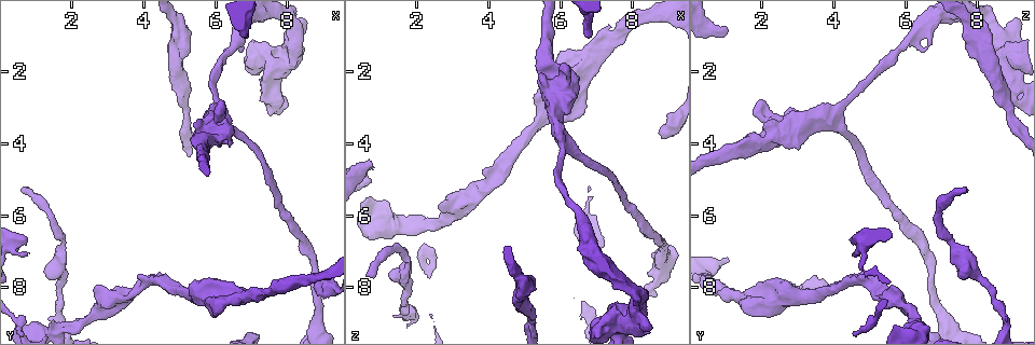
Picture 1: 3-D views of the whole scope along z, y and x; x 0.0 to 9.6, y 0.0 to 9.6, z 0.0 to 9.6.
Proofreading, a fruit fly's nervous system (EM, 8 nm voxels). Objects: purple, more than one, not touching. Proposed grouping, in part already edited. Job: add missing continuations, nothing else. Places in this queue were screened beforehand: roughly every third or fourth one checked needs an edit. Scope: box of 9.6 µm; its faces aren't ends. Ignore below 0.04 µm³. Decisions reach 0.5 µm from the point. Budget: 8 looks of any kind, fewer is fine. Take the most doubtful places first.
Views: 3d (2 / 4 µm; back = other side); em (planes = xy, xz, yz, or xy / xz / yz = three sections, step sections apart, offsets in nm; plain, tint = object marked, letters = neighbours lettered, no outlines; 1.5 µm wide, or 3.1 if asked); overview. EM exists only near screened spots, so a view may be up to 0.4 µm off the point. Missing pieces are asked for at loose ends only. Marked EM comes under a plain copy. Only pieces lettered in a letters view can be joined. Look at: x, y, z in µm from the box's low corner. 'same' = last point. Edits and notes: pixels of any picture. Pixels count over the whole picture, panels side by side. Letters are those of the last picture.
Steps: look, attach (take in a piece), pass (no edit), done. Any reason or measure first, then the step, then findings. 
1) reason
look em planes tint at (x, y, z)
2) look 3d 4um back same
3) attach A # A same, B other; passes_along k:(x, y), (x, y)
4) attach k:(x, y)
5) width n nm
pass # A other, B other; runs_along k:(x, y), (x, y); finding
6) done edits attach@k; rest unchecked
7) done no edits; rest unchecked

look 3d 2um at (0.60, 5.25, 7.70)

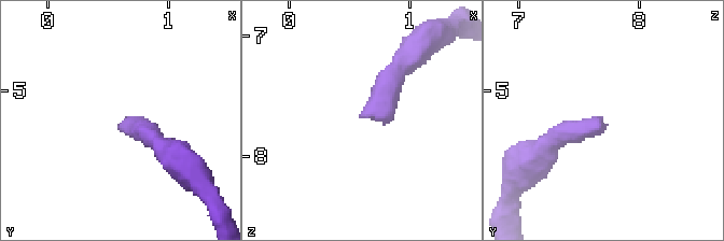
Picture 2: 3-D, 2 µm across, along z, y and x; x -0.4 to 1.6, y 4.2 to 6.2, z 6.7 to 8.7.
look em xy step 4 letters at (0.60, 5.24, 7.64)

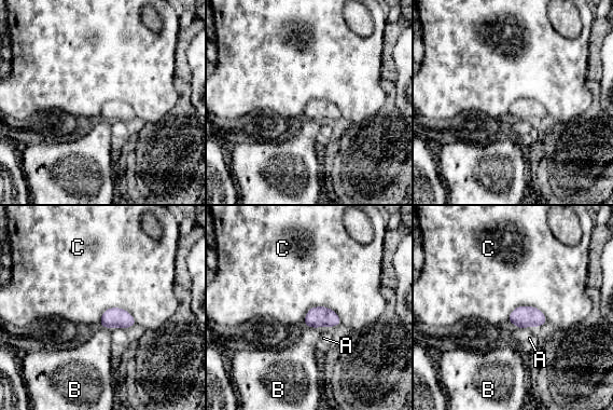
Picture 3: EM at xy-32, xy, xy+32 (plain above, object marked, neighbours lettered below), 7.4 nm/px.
pass # A other, B other, C other; border 3:(136, 322), (108, 308), (99, 325); none of them fits

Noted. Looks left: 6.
an open end
look 3d 2um at (0.65, 6.55, 4.50)

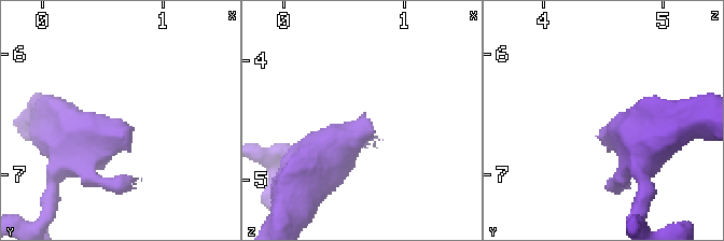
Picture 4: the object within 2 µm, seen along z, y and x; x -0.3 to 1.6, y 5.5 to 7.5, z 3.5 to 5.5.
look em xz step 4 letters at (0.68, 6.60, 4.50)

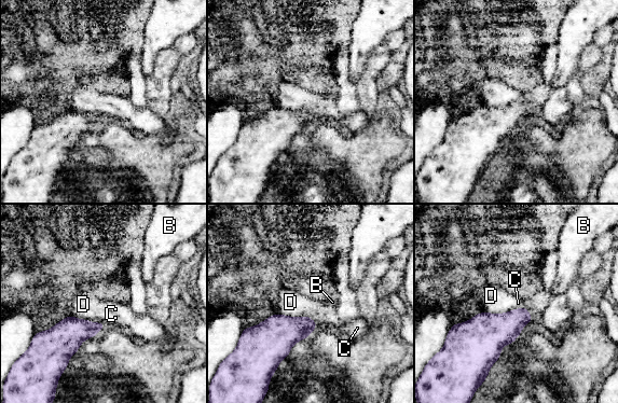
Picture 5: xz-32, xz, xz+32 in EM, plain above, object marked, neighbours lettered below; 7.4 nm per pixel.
cut it another way
look em planes letters same

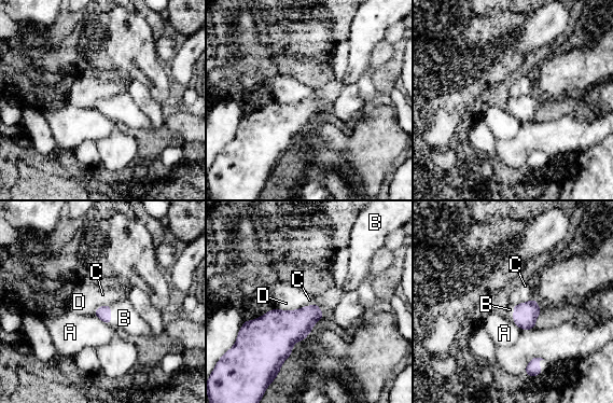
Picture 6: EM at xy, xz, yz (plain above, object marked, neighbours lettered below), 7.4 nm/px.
attach B # A other, B same, C other, D other; passes_along 6:(103, 313), (110, 315), (124, 318); it goes on there

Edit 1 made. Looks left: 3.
look overview

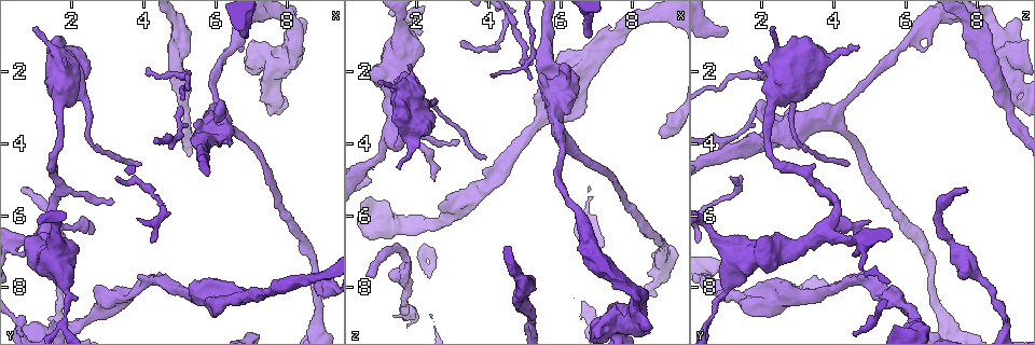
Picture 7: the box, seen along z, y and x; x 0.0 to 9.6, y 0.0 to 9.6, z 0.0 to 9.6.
branch stops here
look 3d 2um back at (3.05, 8.00, 5.60)

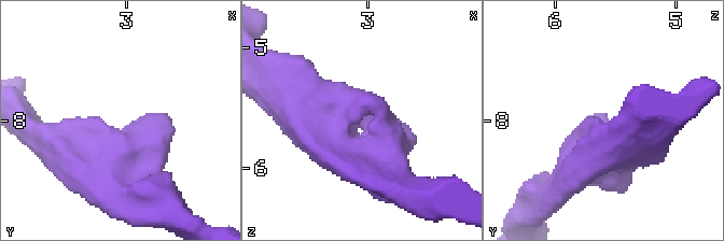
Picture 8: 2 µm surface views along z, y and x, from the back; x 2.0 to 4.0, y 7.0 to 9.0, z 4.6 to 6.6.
look em planes letters at (2.98, 8.04, 5.52)

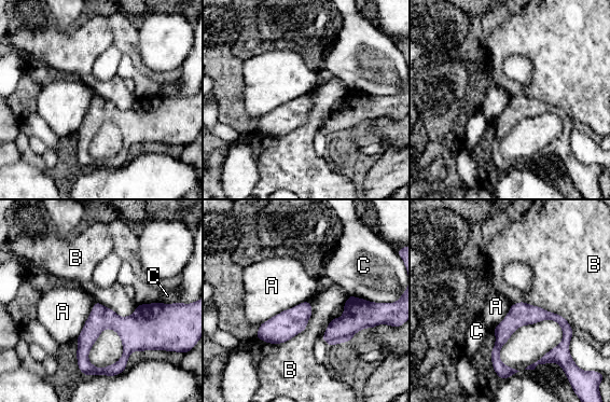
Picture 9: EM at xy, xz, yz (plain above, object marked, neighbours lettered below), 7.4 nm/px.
width 170 nm
pass # A other, B other, C other; border 9:(310, 302), (301, 332), (255, 337); no lettered piece goes on from it

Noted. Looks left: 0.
done edits attach@6; rest unchecked

